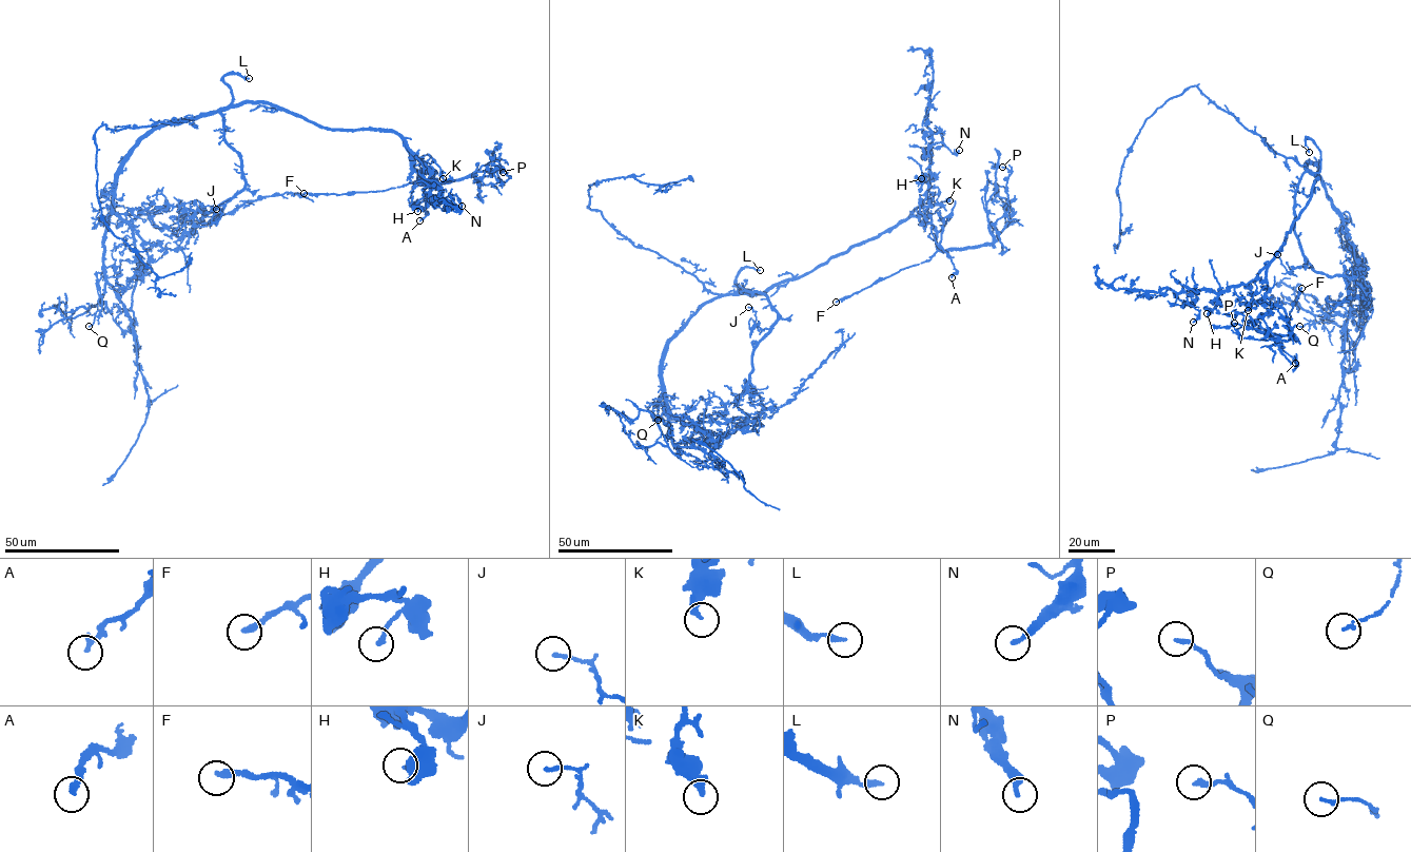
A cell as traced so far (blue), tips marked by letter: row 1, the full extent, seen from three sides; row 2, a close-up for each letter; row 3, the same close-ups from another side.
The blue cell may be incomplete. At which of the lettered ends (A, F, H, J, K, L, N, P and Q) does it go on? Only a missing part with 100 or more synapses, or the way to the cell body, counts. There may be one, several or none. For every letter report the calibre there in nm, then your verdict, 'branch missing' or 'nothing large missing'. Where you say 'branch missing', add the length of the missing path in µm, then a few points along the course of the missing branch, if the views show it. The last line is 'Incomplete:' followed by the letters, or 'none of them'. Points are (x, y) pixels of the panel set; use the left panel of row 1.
A: calibre 220 nm; nothing large missing
F: calibre 260 nm; nothing large missing
H: calibre 180 nm; nothing large missing
J: calibre 140 nm; nothing large missing
K: calibre 280 nm; nothing large missing
L: calibre 200 nm; branch missing; missing 25 µm; course (249, 78), (265, 68), (266, 61), (259, 55), (262, 52)
N: calibre 220 nm; nothing large missing
P: calibre 180 nm; nothing large missing
Q: calibre 120 nm; nothing large missing
Incomplete: L

